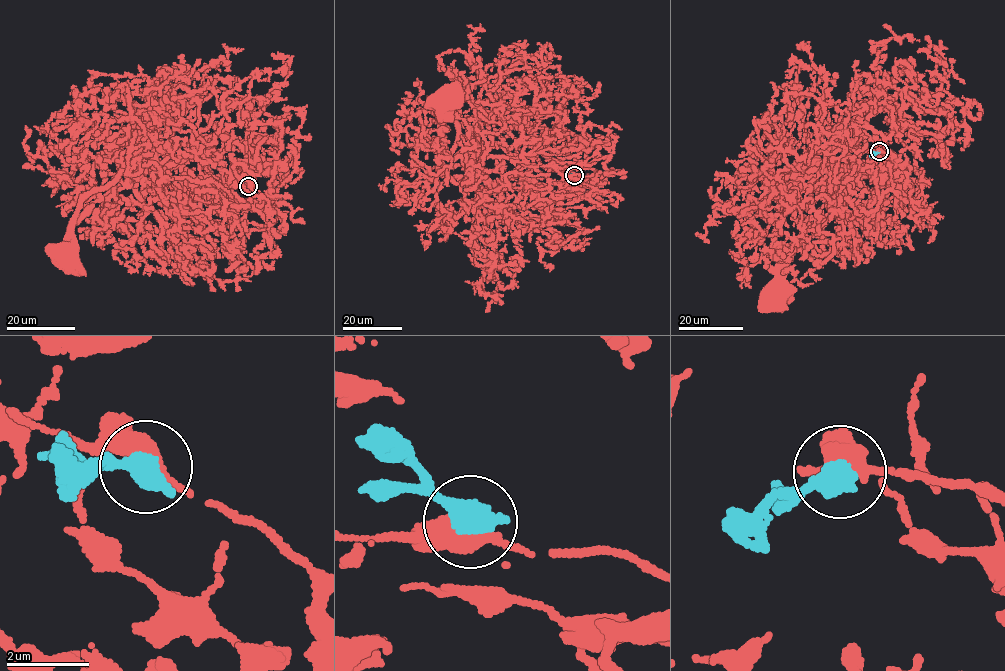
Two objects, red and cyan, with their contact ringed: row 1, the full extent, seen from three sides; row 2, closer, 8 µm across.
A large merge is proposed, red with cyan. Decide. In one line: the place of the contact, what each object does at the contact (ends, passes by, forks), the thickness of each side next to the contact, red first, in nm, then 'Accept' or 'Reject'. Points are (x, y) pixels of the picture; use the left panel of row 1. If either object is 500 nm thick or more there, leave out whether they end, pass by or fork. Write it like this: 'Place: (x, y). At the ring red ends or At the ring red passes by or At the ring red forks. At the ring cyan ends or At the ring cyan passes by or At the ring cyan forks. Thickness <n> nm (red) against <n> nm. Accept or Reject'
Place: (248, 186). Thickness 500 nm (red) against 550 nm. Accept

